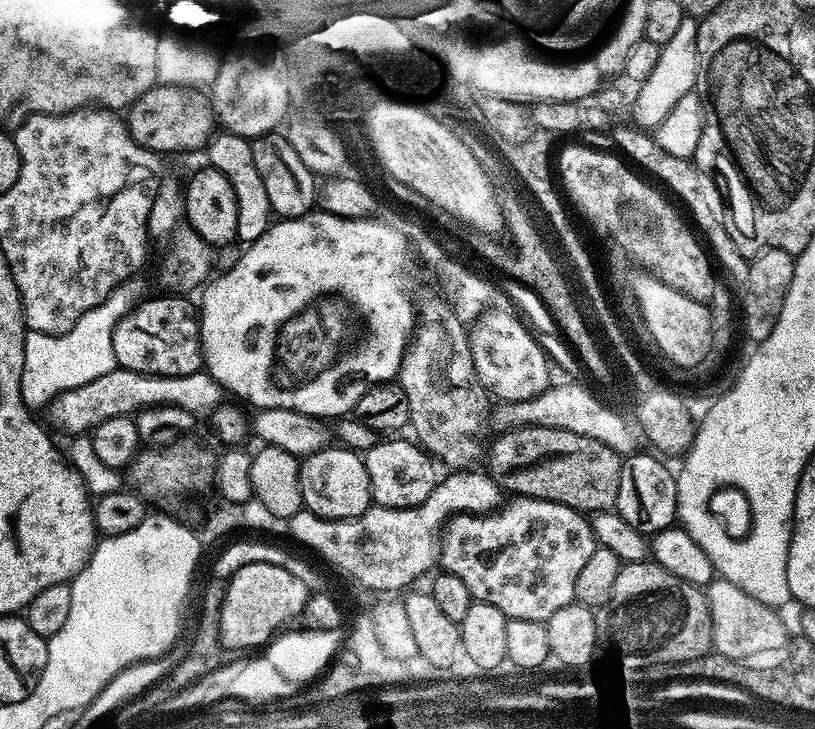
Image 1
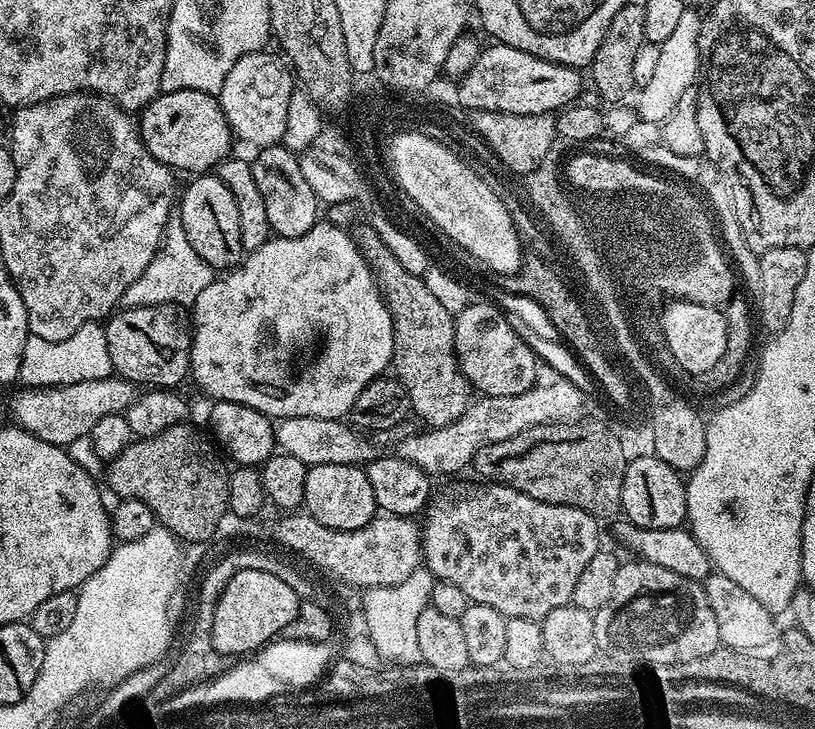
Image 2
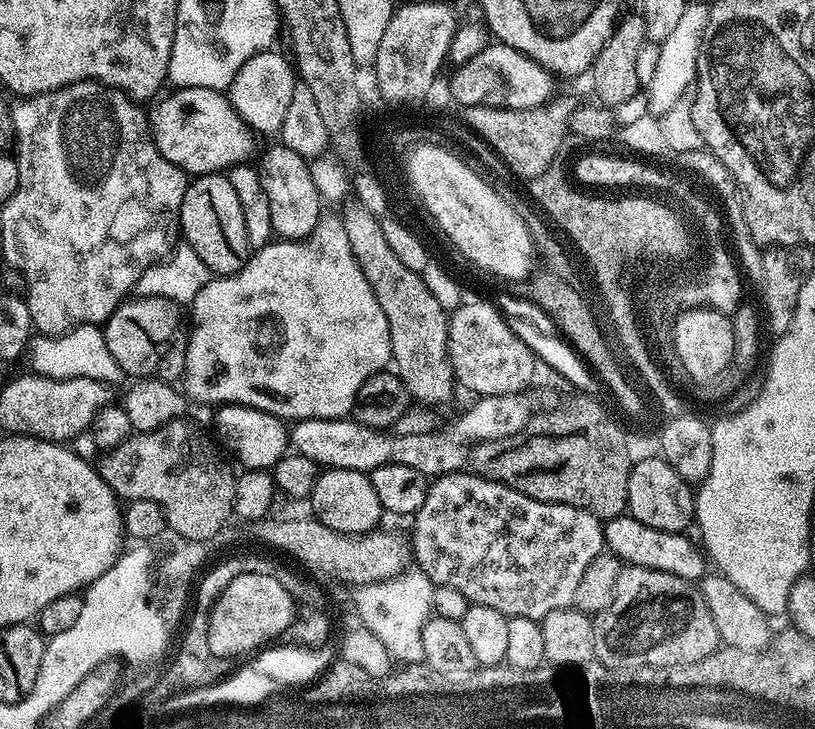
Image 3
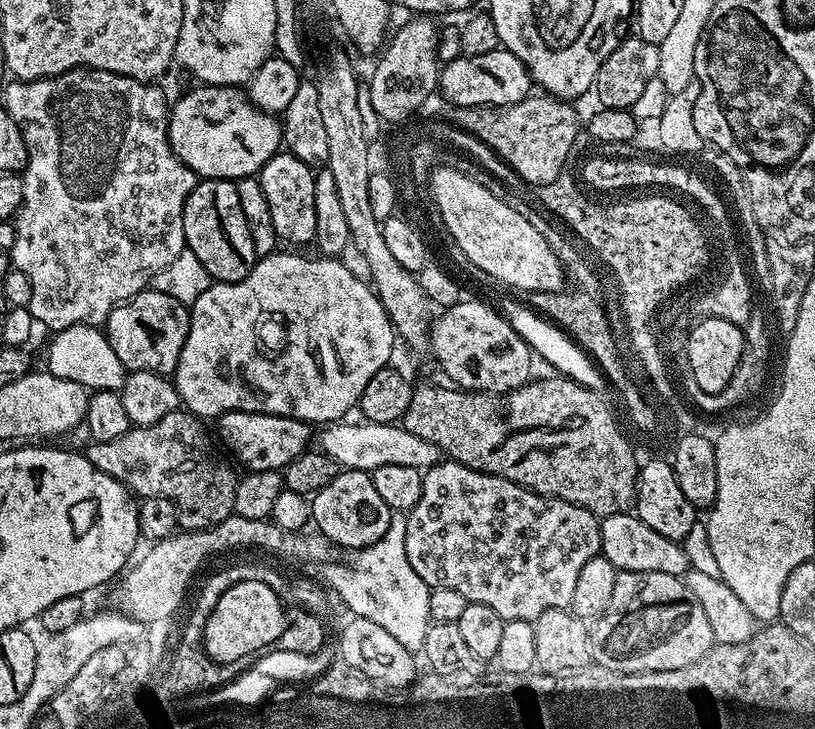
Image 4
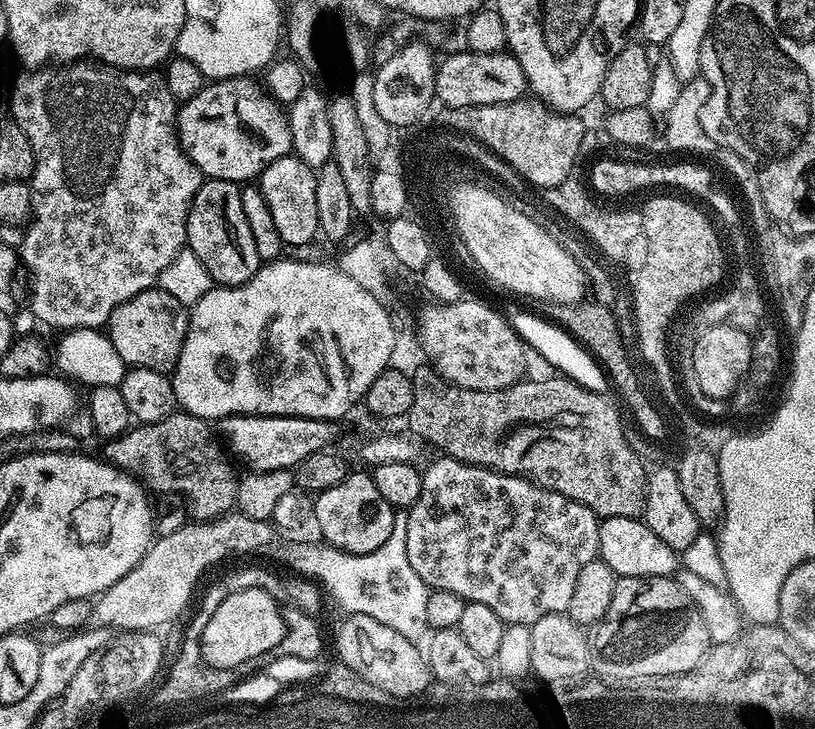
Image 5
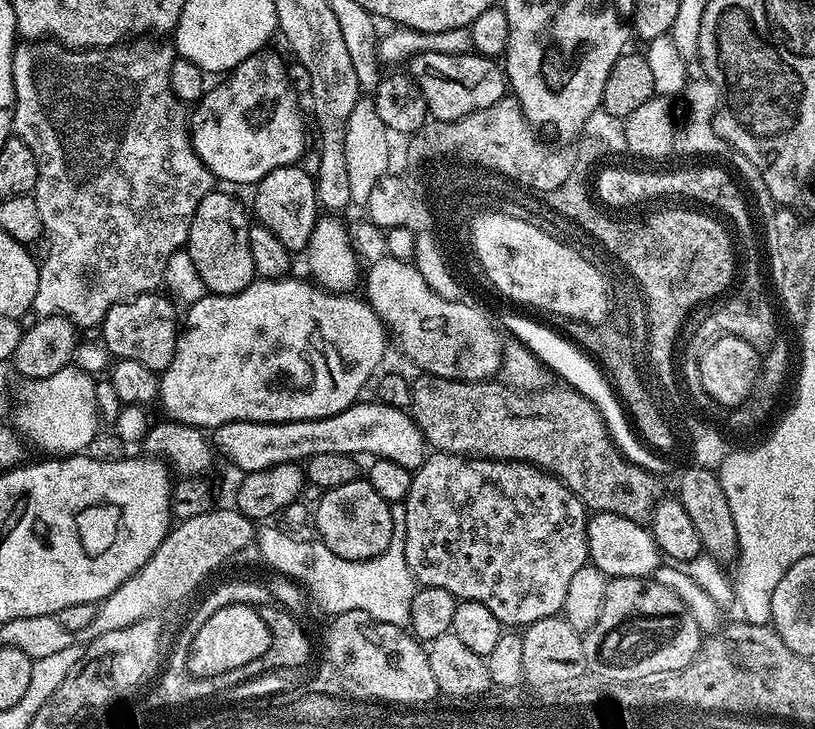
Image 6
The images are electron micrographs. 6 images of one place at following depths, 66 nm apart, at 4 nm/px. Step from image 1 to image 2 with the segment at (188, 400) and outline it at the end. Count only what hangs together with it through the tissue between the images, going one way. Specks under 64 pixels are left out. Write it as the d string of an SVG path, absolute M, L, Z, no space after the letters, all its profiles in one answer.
M113 374L101 380L90 382L74 382L60 384L57 388L19 389L12 396L8 408L12 411L15 427L33 432L42 442L50 442L61 446L69 446L75 440L83 441L90 430L94 430L94 422L106 414L127 413L138 392L129 381Z

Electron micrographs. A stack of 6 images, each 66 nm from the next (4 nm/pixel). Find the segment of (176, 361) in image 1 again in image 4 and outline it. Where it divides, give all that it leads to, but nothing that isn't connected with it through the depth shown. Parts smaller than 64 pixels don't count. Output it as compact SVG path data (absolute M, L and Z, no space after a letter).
M149 286L130 299L123 300L109 314L106 335L114 354L118 354L118 362L122 362L128 372L153 372L159 376L171 377L186 342L189 315L189 305Z

